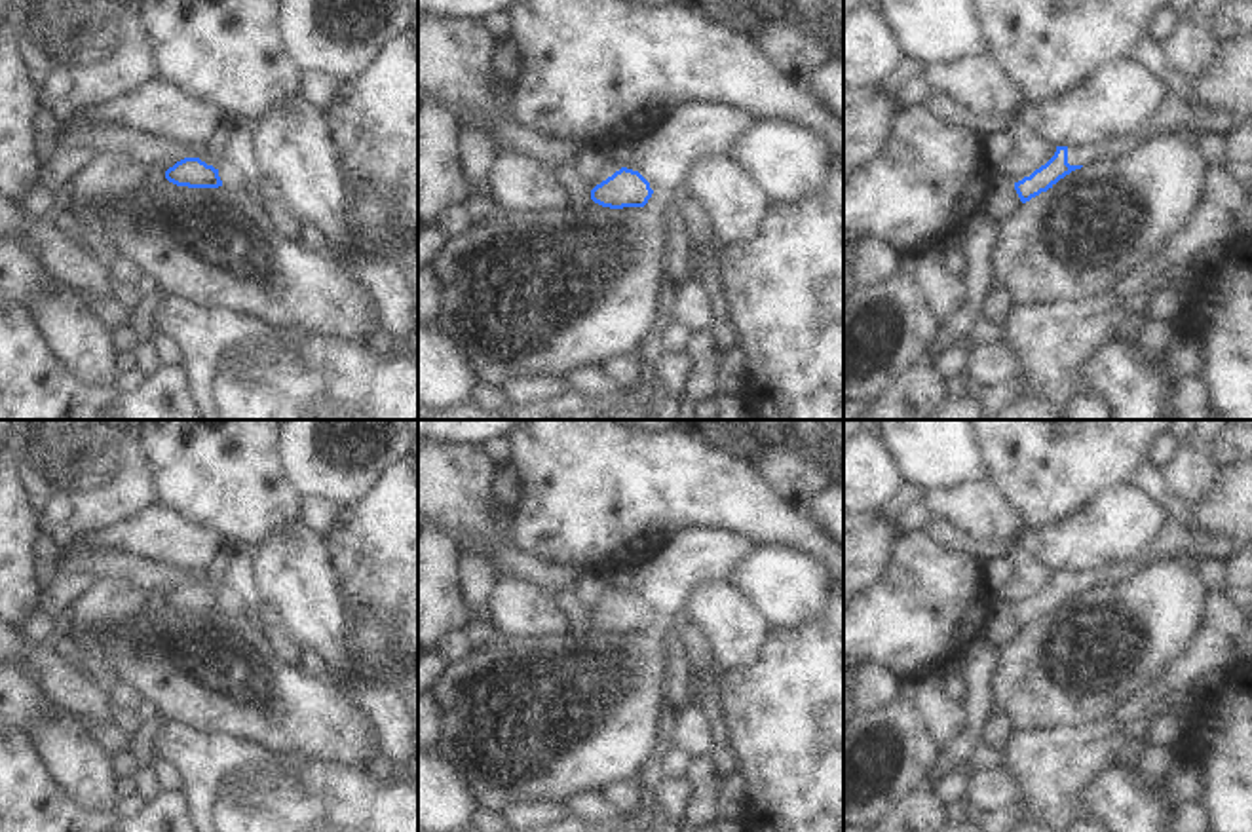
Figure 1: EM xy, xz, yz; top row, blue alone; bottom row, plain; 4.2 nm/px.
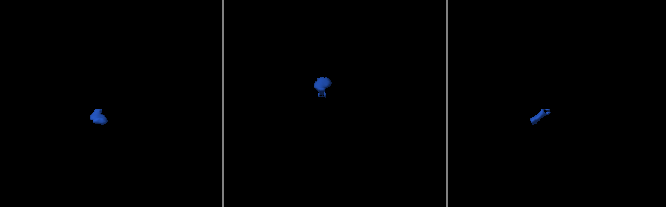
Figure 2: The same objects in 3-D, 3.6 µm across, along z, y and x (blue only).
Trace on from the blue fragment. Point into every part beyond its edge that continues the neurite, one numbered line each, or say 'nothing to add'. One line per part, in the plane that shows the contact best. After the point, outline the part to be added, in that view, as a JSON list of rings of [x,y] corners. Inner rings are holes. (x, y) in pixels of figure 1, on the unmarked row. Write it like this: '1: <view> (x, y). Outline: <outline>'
1: yz (1076, 580). Outline: [[[1146,551],[1123,564],[1115,564],[1098,572],[1068,572],[1070,591],[1087,591],[1091,587],[1102,587],[1106,583],[1117,583],[1144,566],[1159,564],[1168,553]]]

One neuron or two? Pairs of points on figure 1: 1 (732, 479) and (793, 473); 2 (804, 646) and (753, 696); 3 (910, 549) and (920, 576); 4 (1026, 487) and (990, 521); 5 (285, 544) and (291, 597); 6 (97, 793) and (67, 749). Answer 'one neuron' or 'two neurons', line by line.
1: two neurons
2: one neuron
3: one neuron
4: two neurons
5: one neuron
6: one neuron

